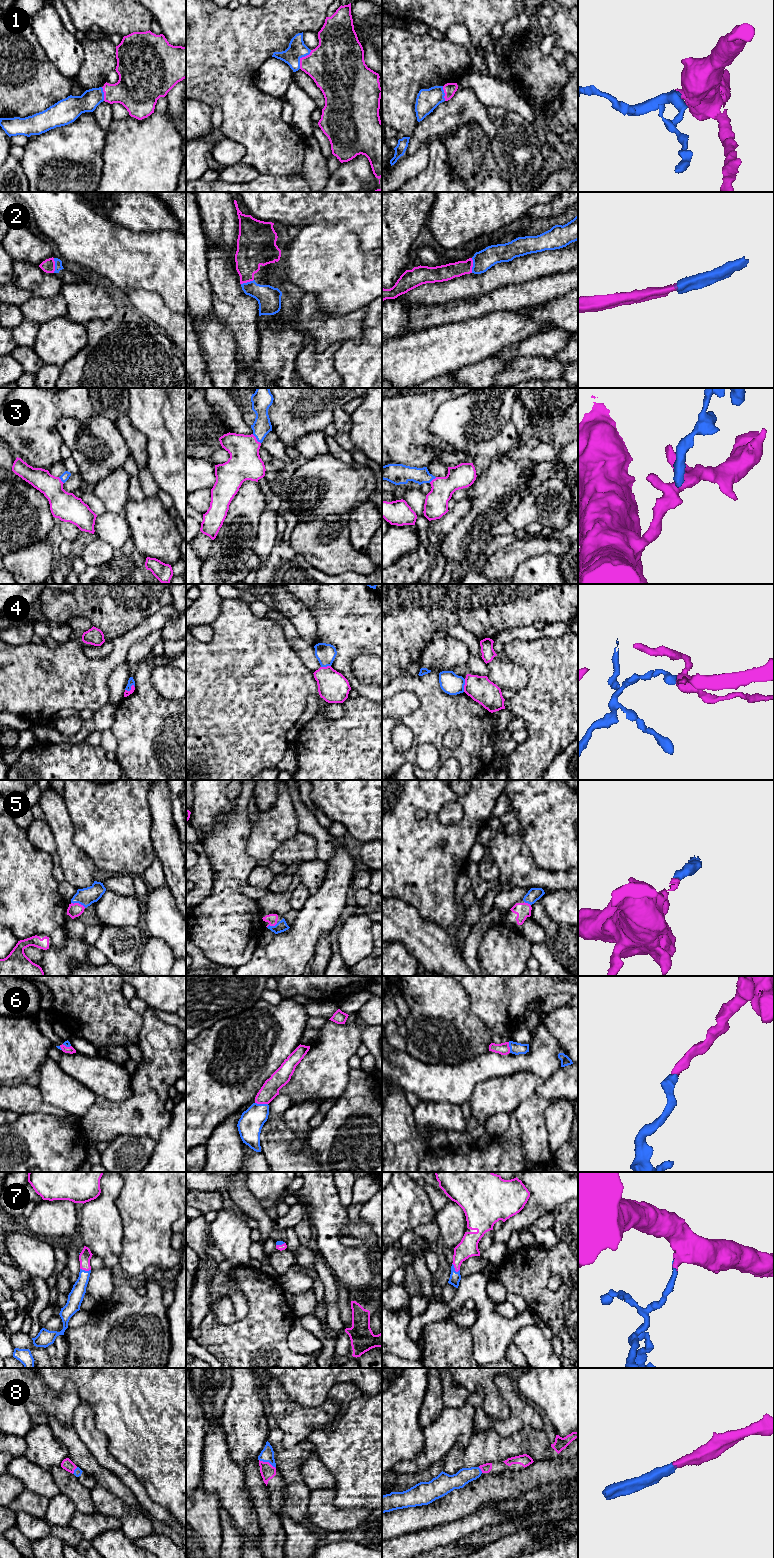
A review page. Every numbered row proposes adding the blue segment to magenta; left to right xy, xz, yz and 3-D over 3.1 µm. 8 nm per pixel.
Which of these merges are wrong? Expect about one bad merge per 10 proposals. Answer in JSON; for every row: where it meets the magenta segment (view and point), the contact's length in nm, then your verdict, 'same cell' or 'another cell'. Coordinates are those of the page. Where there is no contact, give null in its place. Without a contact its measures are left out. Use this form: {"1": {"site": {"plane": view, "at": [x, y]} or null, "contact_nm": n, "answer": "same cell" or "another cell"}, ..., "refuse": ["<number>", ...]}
{"1": {"site": {"plane": "xz", "at": [301, 58]}, "contact_nm": 180, "answer": "same cell"}, "2": {"site": {"plane": "xy", "at": [54, 265]}, "contact_nm": 120, "answer": "same cell"}, "3": {"site": {"plane": "xz", "at": [256, 439]}, "contact_nm": 100, "answer": "same cell"}, "4": {"site": {"plane": "xy", "at": [131, 689]}, "contact_nm": 90, "answer": "another cell"}, "5": {"site": {"plane": "xy", "at": [78, 903]}, "contact_nm": 130, "answer": "same cell"}, "6": {"site": {"plane": "xz", "at": [261, 1103]}, "contact_nm": 110, "answer": "same cell"}, "7": {"site": {"plane": "yz", "at": [454, 1267]}, "contact_nm": 90, "answer": "same cell"}, "8": {"site": {"plane": "xz", "at": [267, 1462]}, "contact_nm": 150, "answer": "same cell"}, "refuse": ["4"]}

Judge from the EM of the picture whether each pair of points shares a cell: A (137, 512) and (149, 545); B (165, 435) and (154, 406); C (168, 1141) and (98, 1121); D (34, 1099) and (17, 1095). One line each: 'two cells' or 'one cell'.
A: one cell
B: one cell
C: two cells
D: one cell

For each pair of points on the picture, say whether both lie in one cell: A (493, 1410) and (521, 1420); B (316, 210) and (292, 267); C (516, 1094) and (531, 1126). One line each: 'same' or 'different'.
A: different
B: different
C: different

